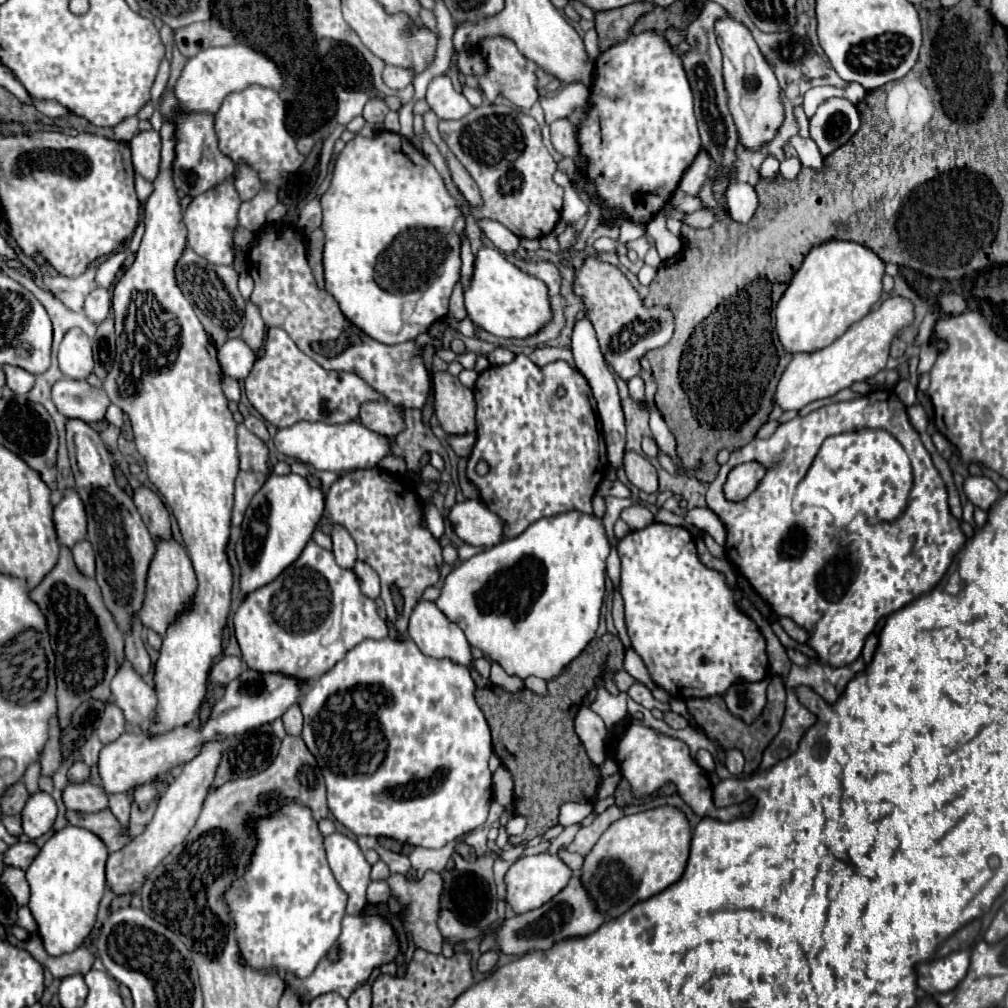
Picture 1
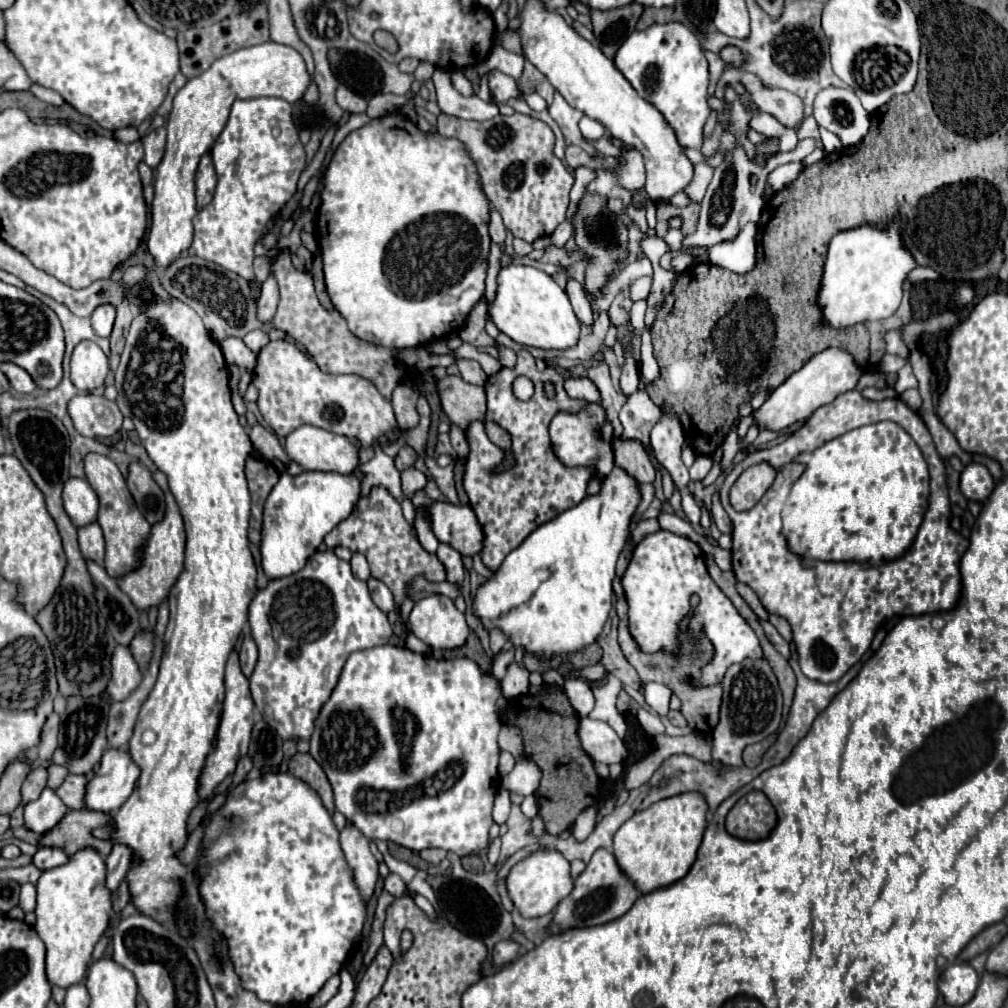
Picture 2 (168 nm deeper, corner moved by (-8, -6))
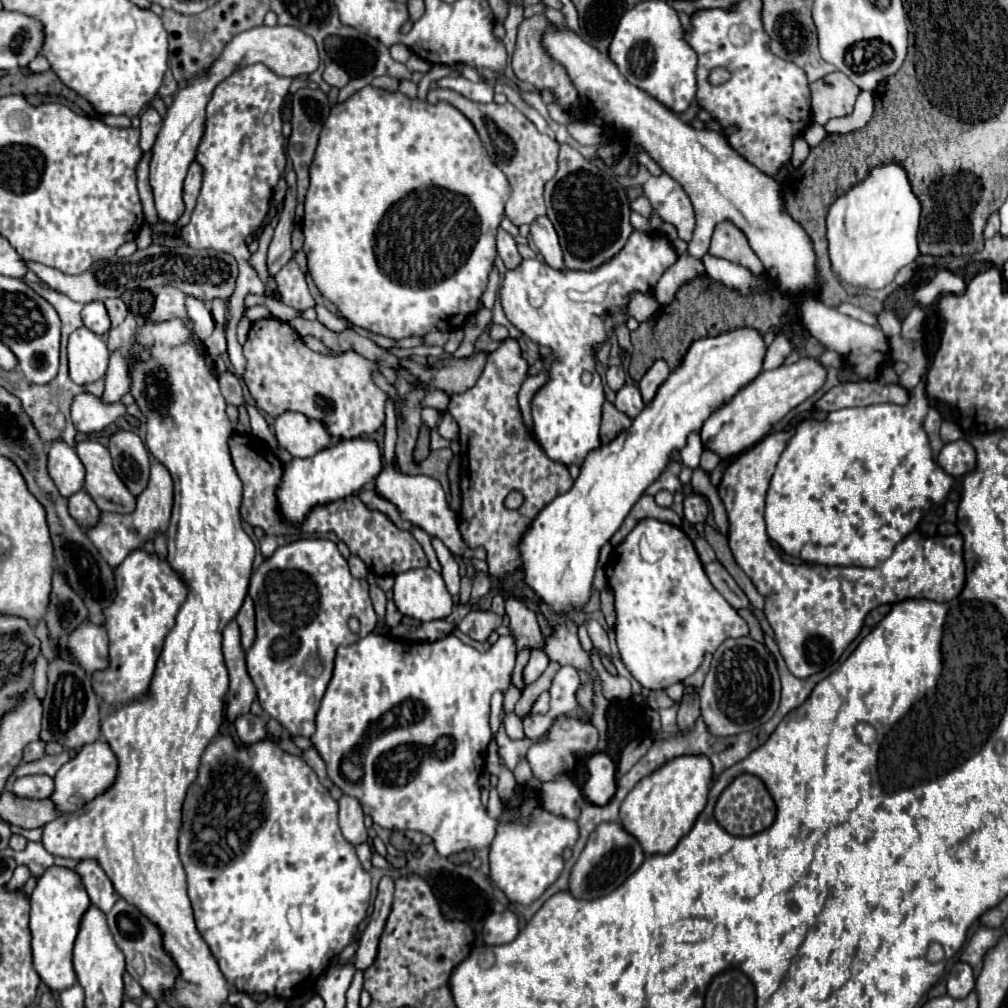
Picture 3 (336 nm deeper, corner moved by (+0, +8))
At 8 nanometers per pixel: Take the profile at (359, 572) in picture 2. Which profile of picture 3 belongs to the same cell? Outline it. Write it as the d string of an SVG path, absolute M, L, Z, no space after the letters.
M350 556L348 564L350 564L350 572L352 572L354 578L366 578L368 576L368 568L366 568L366 564L360 558Z

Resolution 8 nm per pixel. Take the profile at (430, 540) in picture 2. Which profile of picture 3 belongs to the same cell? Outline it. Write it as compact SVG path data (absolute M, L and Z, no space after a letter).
M428 566L394 576L394 604L404 616L428 622L450 614L452 596L448 594L442 576Z

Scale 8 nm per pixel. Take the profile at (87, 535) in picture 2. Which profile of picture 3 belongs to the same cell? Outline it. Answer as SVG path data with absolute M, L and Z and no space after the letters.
M78 490L76 494L72 494L68 498L68 510L70 510L72 518L76 518L84 528L96 524L96 518L100 516L98 506L94 504L94 500L90 498L90 494L86 490Z

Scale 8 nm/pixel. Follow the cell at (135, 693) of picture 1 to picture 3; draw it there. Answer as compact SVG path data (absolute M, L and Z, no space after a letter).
M82 622L68 634L68 650L76 664L94 672L108 666L108 636L102 626Z

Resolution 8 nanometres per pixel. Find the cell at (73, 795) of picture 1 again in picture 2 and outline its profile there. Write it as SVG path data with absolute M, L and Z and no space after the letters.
M68 776L64 780L64 784L56 790L56 794L62 798L62 802L70 808L70 810L84 810L86 808L86 802L84 802L84 796L86 796L86 776Z

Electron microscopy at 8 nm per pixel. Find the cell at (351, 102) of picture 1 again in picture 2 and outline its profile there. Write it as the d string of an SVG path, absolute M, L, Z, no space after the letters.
M338 86L338 90L336 90L336 102L340 104L340 108L344 112L350 112L350 114L362 114L368 108L368 102L364 98L356 96L346 86Z

